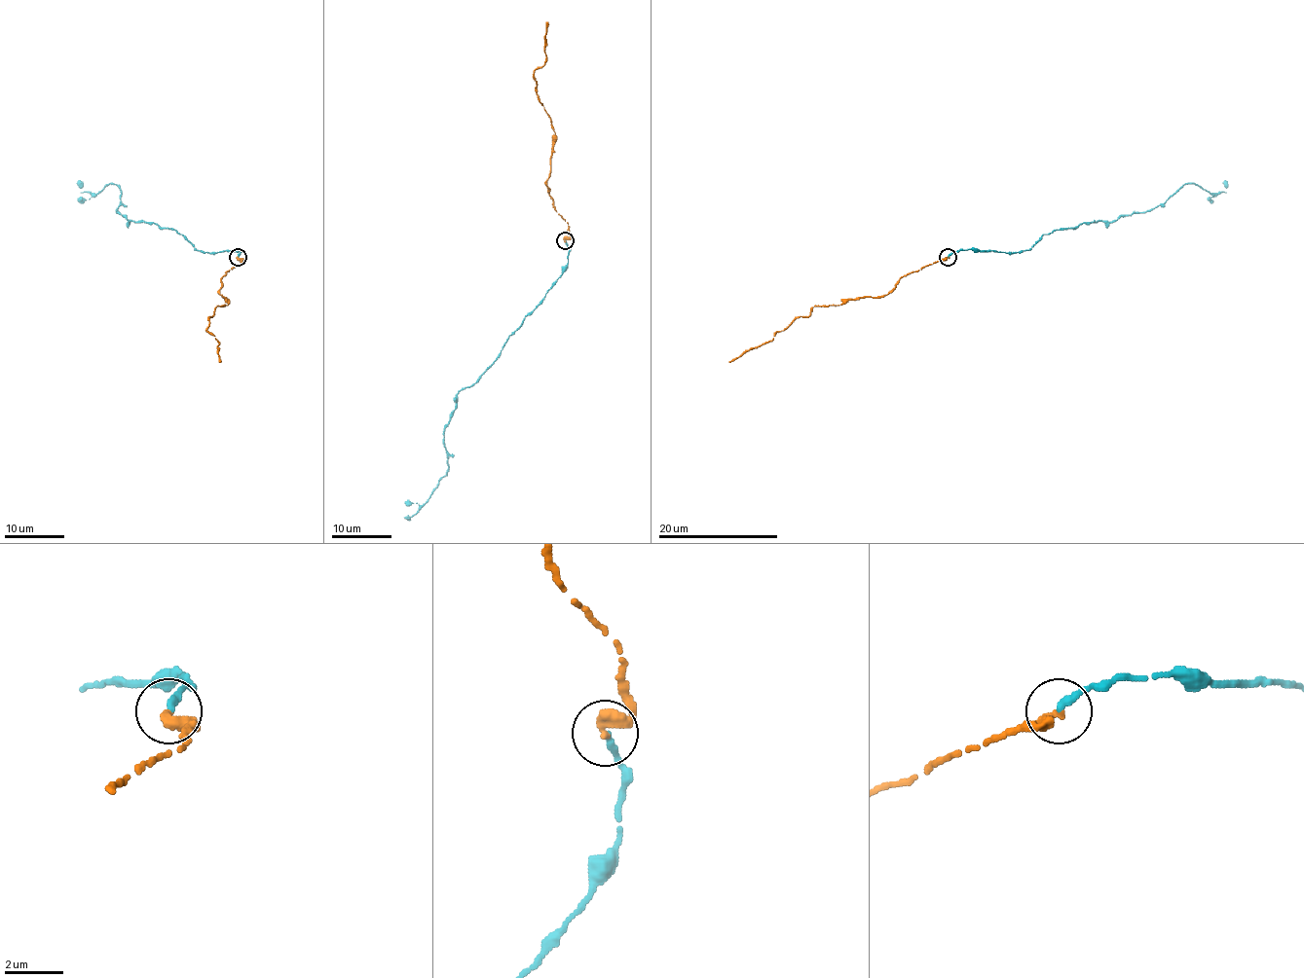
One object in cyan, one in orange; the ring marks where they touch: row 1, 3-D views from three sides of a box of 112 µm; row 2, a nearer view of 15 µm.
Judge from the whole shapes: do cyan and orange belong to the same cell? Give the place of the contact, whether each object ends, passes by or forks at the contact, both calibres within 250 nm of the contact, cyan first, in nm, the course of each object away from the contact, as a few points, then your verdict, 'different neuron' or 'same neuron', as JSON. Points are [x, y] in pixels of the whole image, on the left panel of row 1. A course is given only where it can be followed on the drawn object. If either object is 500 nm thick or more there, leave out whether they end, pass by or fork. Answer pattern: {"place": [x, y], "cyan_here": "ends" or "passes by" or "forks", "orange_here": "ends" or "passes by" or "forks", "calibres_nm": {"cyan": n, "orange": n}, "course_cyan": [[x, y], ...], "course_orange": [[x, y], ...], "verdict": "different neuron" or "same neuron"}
{"place": [238, 257], "cyan_here": "ends", "orange_here": "ends", "calibres_nm": {"cyan": 280, "orange": 380}, "course_cyan": [[239, 257], [241, 249], [202, 252], [171, 229], [128, 221], [116, 212], [116, 184], [91, 194], [79, 181]], "course_orange": [[238, 257], [242, 263], [221, 279], [221, 294], [228, 304], [216, 307], [205, 330], [219, 342], [221, 361]], "verdict": "same neuron"}

